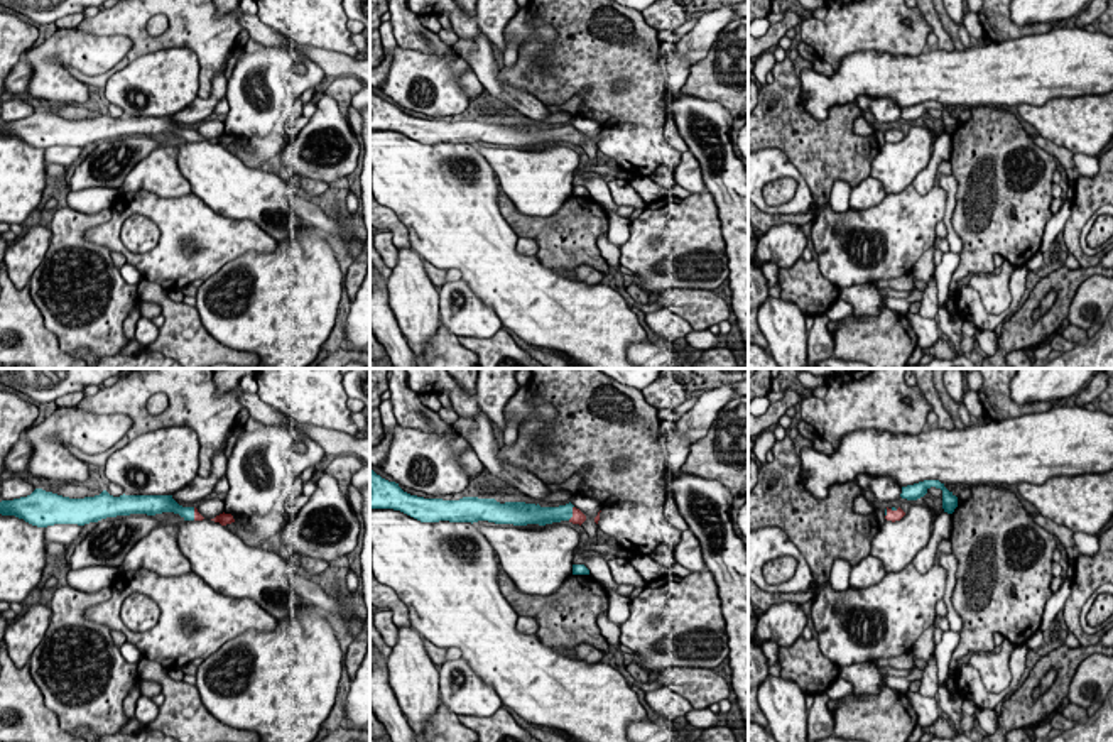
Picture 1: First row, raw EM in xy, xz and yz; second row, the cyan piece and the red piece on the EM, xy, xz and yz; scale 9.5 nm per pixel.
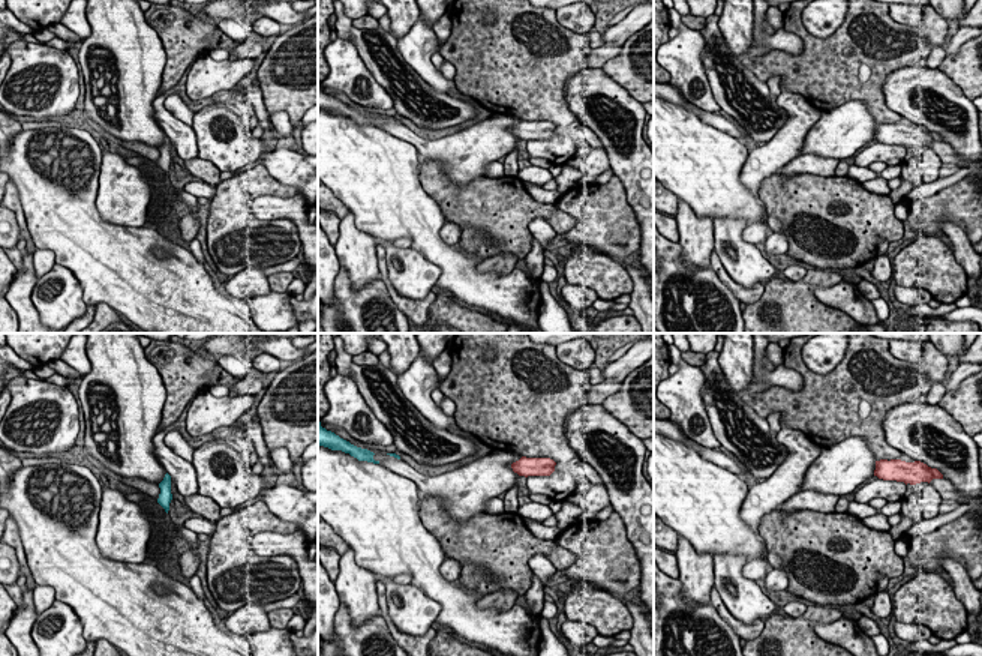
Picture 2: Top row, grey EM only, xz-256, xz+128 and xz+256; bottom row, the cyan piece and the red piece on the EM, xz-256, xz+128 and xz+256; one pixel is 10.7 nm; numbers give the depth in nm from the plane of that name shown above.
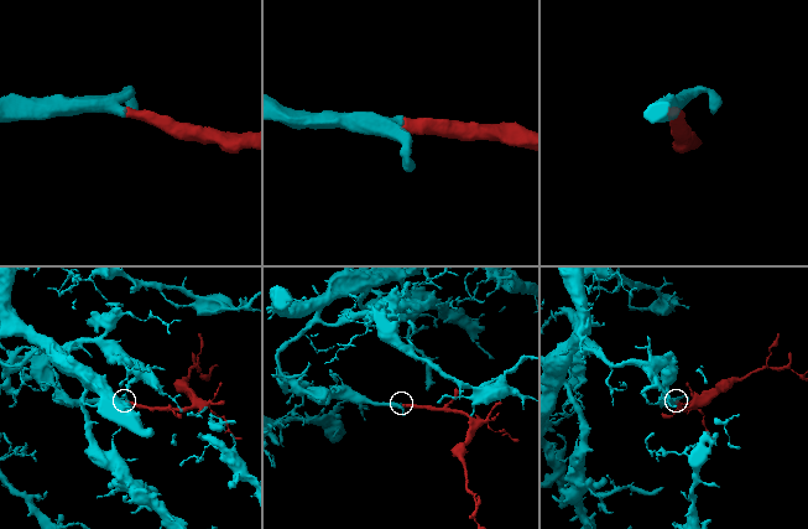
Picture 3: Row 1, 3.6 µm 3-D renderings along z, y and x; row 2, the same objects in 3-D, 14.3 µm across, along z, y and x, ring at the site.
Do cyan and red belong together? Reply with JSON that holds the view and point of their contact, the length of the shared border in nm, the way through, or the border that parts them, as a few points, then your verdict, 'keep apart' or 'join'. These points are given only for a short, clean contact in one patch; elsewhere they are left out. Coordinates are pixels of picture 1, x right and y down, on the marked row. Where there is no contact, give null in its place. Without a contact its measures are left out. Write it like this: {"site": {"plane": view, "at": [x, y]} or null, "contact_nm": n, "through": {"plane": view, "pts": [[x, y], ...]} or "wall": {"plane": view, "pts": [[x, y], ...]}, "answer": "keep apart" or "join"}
{"site": {"plane": "xz", "at": [571, 512]}, "contact_nm": 150, "through": {"plane": "xz", "pts": [[563, 512], [571, 512], [578, 518]]}, "answer": "join"}

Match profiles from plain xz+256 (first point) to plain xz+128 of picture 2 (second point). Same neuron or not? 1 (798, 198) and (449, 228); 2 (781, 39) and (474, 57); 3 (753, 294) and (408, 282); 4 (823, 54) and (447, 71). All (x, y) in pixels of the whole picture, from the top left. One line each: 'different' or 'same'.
1: different
2: different
3: different
4: different

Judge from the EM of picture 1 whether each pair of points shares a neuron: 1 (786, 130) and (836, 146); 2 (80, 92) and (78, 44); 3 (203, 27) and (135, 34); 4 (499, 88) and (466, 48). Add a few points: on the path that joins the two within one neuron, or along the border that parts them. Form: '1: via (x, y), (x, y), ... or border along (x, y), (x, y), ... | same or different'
1: via (798, 134), (811, 146), (825, 146) | same
2: via (63, 80), (49, 66), (49, 58), (61, 48) | same
3: via (186, 29), (166, 41), (152, 41) | same
4: via (490, 78), (487, 68), (477, 58) | same

